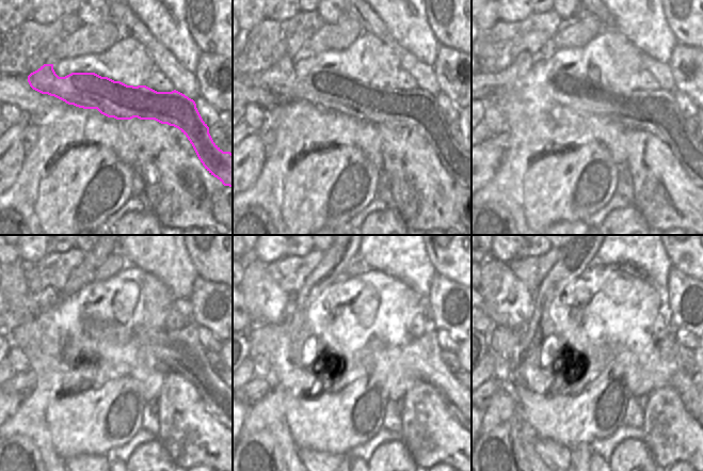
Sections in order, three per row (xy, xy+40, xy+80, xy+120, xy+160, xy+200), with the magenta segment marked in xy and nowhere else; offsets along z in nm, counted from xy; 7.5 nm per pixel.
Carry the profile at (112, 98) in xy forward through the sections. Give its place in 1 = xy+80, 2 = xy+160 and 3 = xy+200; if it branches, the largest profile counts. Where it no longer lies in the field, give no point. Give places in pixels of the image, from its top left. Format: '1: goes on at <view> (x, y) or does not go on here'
1: goes on at xy+80 (656, 111)
2: goes on at xy+160 (422, 356)
3: goes on at xy+200 (660, 357)

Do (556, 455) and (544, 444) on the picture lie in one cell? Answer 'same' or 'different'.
same

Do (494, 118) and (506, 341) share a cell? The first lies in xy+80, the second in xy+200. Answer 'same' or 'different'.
different

